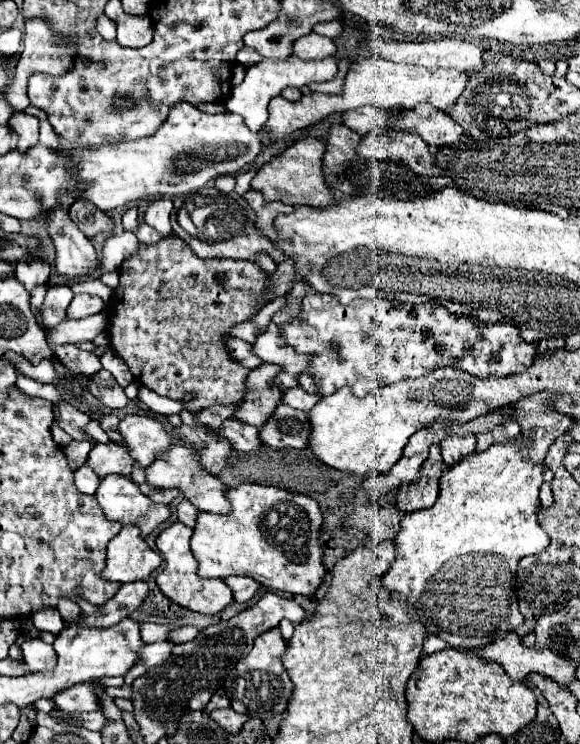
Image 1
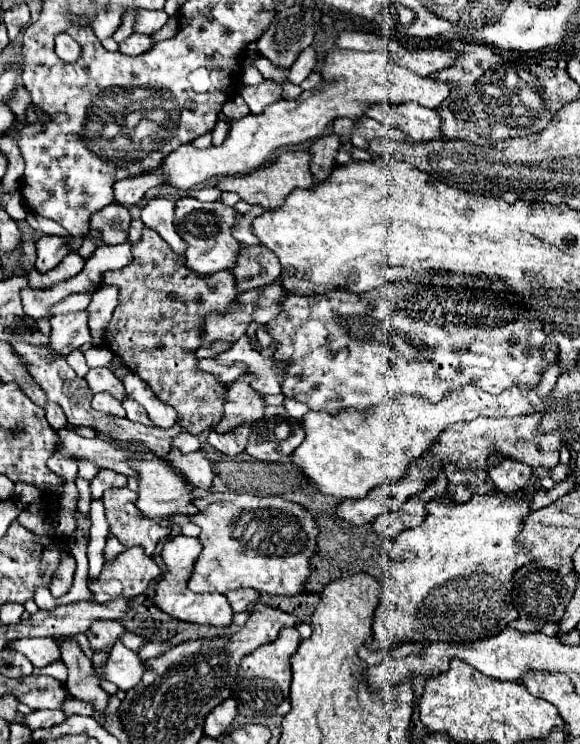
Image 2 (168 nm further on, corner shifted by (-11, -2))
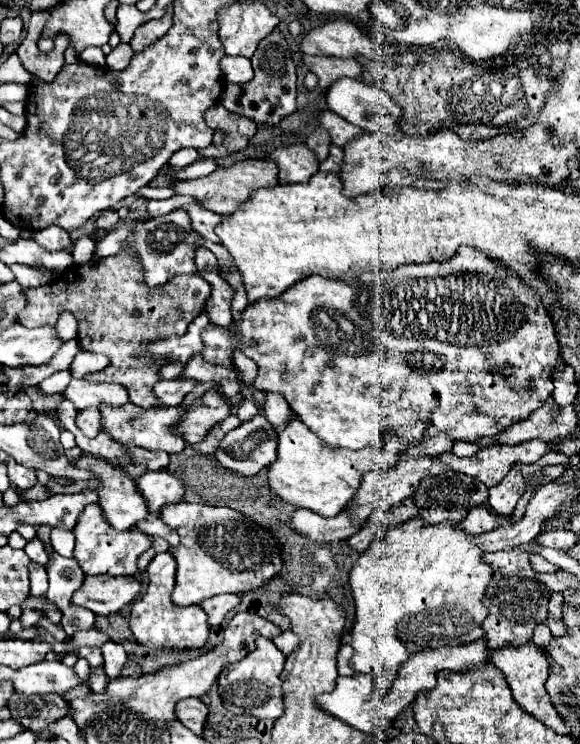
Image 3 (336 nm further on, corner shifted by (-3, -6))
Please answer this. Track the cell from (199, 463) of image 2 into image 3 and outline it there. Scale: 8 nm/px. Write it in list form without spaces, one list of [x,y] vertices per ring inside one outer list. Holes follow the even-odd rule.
[[[166,470],[146,472],[140,478],[136,478],[134,482],[136,482],[136,490],[140,492],[140,496],[144,496],[146,504],[148,504],[148,512],[152,516],[160,516],[160,508],[164,504],[180,502],[182,494],[184,494],[182,482]]]

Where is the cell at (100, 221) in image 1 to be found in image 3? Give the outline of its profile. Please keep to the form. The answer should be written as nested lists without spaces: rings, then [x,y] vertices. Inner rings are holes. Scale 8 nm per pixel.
[[[104,210],[100,216],[98,216],[98,220],[96,220],[96,226],[100,228],[100,230],[104,230],[104,232],[108,232],[108,230],[112,230],[116,224],[118,224],[118,212],[116,210]]]

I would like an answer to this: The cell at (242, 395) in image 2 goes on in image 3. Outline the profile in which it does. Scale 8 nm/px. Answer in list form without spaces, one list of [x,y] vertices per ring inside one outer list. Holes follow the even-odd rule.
[[[208,390],[188,406],[188,414],[180,418],[180,426],[176,426],[176,430],[180,430],[180,436],[188,444],[194,444],[200,442],[208,430],[222,422],[228,414],[232,414],[232,408],[222,394],[218,390]]]

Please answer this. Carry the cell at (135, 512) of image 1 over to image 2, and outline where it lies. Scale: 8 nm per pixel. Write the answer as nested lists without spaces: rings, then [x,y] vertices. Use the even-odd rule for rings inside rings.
[[[112,488],[106,490],[104,496],[106,520],[112,528],[112,534],[126,546],[142,546],[148,556],[152,556],[160,538],[170,534],[170,528],[160,526],[152,518],[144,518],[140,510],[136,510],[136,492],[130,488]]]

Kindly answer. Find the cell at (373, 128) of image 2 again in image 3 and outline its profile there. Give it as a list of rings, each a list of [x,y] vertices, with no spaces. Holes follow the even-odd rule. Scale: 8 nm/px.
[[[330,110],[320,112],[320,114],[316,116],[316,120],[318,120],[318,126],[320,126],[320,128],[328,130],[328,134],[330,134],[330,138],[332,138],[332,144],[336,144],[336,146],[344,146],[344,144],[348,144],[352,138],[356,138],[356,136],[360,136],[360,134],[364,132],[364,130],[360,130],[358,126],[352,126],[350,122],[346,122],[344,118],[336,116],[336,114],[330,112]]]

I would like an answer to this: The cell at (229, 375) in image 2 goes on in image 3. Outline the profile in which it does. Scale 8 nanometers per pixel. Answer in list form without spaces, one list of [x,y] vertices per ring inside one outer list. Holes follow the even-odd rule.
[[[162,380],[158,382],[152,392],[156,394],[156,398],[160,398],[160,408],[170,408],[170,406],[178,406],[180,400],[184,400],[184,396],[194,388],[196,384],[192,380]]]

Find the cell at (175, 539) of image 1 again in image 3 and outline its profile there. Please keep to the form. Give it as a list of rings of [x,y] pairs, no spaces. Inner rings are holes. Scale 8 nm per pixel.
[[[170,552],[156,554],[148,564],[148,588],[146,594],[132,604],[130,630],[138,644],[144,644],[154,650],[186,650],[186,648],[202,648],[208,640],[208,616],[200,606],[178,608],[170,602],[170,594],[174,588],[176,562]]]

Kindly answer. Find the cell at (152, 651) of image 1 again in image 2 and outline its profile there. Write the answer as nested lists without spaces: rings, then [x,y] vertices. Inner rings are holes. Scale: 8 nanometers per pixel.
[[[116,642],[112,652],[108,654],[104,676],[106,680],[110,680],[112,684],[126,692],[142,680],[142,674],[146,670],[148,670],[146,660],[142,660],[134,650],[128,650],[122,642]]]

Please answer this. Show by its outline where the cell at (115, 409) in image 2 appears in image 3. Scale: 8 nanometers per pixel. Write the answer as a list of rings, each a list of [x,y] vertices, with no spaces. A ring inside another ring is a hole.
[[[88,408],[88,410],[82,410],[78,416],[76,416],[76,426],[88,436],[88,438],[94,438],[98,432],[100,432],[100,410],[98,408]]]

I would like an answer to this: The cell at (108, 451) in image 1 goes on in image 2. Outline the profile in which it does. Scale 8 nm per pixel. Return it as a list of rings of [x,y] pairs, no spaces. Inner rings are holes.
[[[98,470],[98,474],[94,476],[92,484],[90,484],[90,490],[92,490],[92,498],[100,498],[104,490],[116,486],[116,488],[122,488],[126,486],[128,478],[124,474],[116,474],[114,470]]]

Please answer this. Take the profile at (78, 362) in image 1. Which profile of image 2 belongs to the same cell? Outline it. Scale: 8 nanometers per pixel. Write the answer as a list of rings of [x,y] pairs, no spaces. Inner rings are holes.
[[[90,368],[90,372],[86,374],[86,382],[88,382],[88,386],[90,386],[92,392],[108,390],[118,400],[124,398],[124,386],[122,386],[122,382],[108,368]]]

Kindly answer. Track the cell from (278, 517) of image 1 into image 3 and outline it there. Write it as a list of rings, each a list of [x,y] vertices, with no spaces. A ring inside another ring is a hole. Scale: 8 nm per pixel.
[[[178,502],[164,506],[160,518],[180,536],[180,544],[170,548],[176,560],[176,586],[172,592],[176,606],[192,606],[224,592],[258,590],[282,568],[276,538],[232,508]]]

